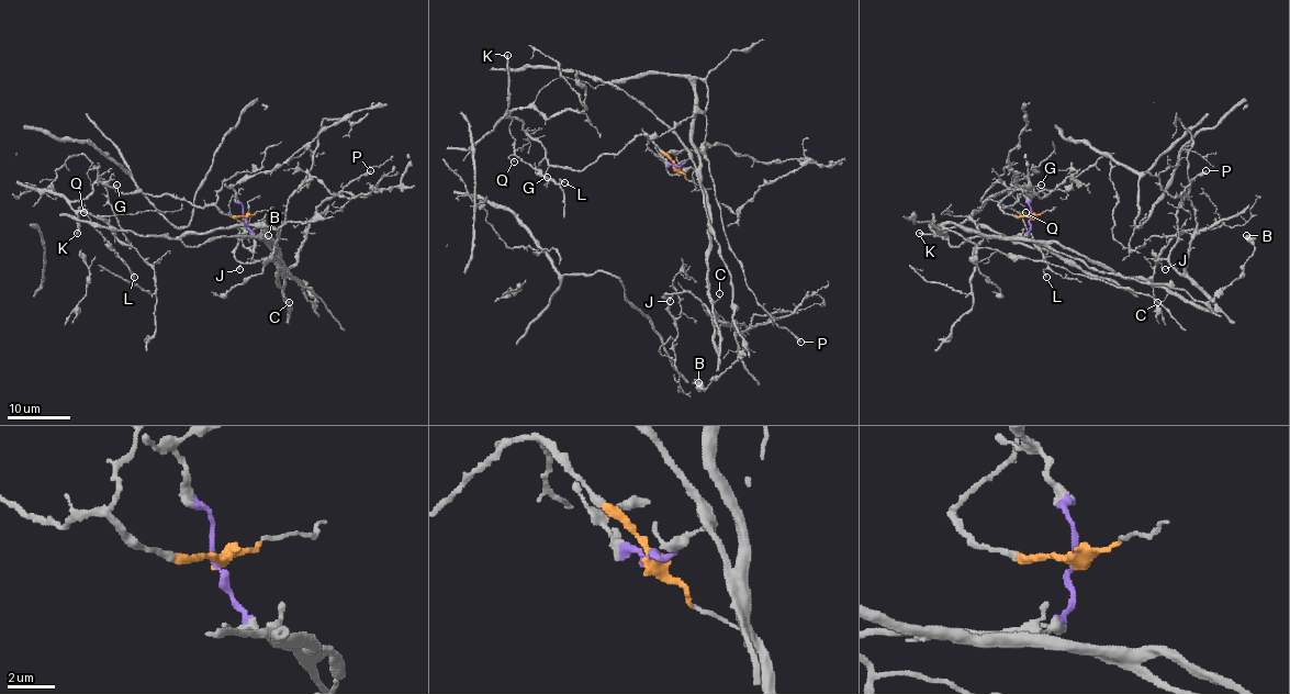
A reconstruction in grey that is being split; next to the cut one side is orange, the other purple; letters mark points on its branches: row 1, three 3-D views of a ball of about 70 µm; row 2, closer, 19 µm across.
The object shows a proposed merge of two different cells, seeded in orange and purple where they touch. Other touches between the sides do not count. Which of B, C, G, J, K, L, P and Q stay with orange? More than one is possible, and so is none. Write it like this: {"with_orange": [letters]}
{"with_orange": ["G", "K", "L", "Q"]}

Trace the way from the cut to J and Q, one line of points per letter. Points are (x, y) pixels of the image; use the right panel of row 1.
J: (1031, 217), (1021, 238), (1028, 242), (1061, 243), (1122, 276), (1143, 276), (1212, 308), (1158, 258), (1165, 270)
Q: (1031, 217), (999, 204), (1033, 193), (1021, 188), (996, 182), (982, 199), (1025, 213)

